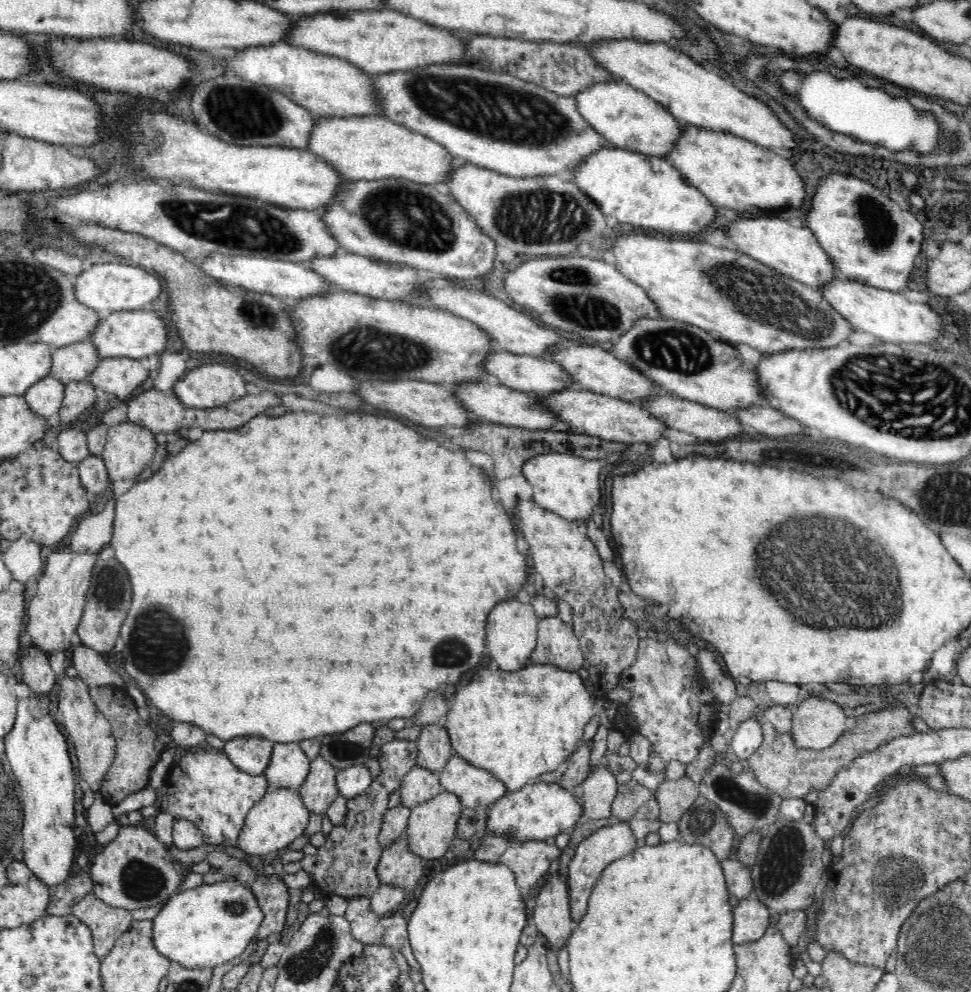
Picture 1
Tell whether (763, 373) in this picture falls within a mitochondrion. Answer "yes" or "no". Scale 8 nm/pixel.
no

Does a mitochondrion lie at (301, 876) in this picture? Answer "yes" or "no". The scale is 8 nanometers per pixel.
no

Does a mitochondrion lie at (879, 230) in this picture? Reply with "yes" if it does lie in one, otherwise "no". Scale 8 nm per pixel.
yes

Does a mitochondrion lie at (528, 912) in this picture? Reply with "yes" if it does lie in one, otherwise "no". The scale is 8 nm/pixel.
no

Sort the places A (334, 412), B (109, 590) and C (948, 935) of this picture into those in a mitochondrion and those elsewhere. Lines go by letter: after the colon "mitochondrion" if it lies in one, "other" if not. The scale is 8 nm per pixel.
A: other
B: mitochondrion
C: mitochondrion

